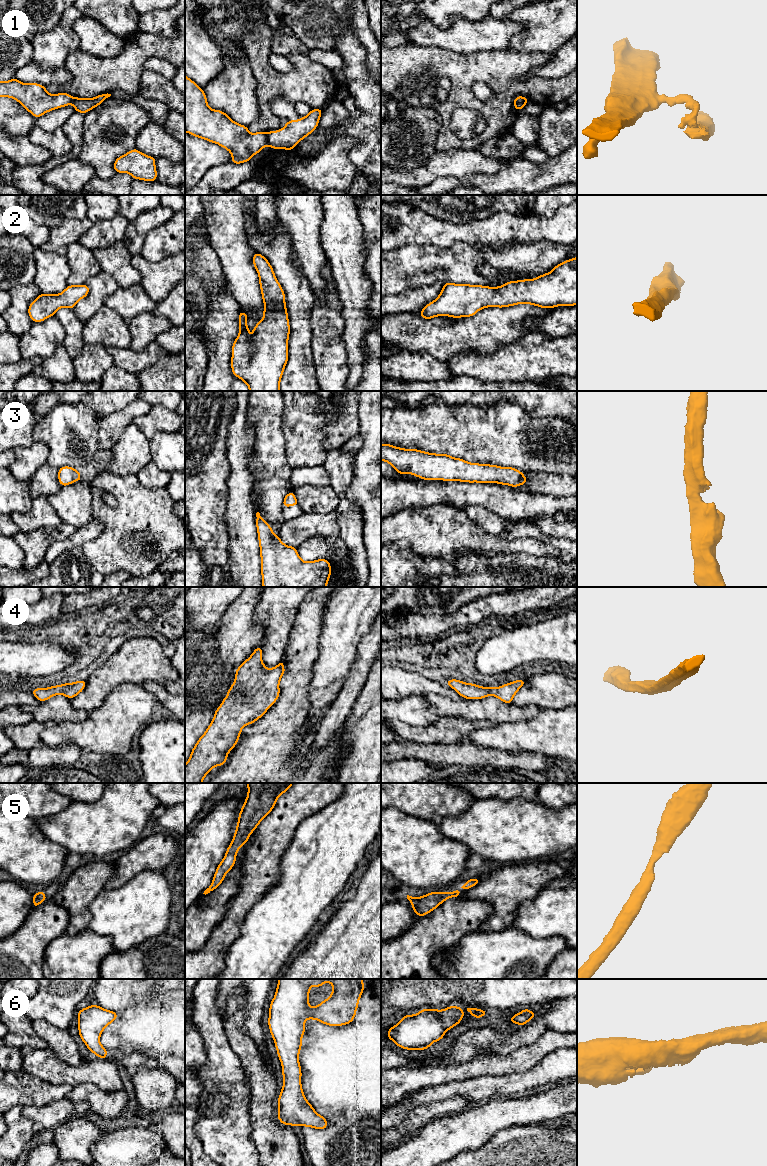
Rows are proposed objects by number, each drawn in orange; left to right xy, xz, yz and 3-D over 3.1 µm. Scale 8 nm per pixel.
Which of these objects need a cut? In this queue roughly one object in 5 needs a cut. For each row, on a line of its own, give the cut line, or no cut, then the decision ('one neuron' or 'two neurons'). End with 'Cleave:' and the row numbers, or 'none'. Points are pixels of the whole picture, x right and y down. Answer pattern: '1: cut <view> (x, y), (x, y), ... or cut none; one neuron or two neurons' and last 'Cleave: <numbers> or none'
1: cut xz (266, 133), (268, 144); two neurons
2: cut none; one neuron
3: cut none; one neuron
4: cut none; one neuron
5: cut none; one neuron
6: cut none; one neuron
Cleave: 1

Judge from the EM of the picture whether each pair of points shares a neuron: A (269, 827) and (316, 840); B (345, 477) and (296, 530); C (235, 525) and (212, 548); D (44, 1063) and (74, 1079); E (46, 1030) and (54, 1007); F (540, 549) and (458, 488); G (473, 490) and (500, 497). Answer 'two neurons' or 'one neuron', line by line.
A: two neurons
B: one neuron
C: two neurons
D: one neuron
E: two neurons
F: two neurons
G: one neuron

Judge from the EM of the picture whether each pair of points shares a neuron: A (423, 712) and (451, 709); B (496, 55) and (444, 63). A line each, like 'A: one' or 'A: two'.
A: two
B: one

